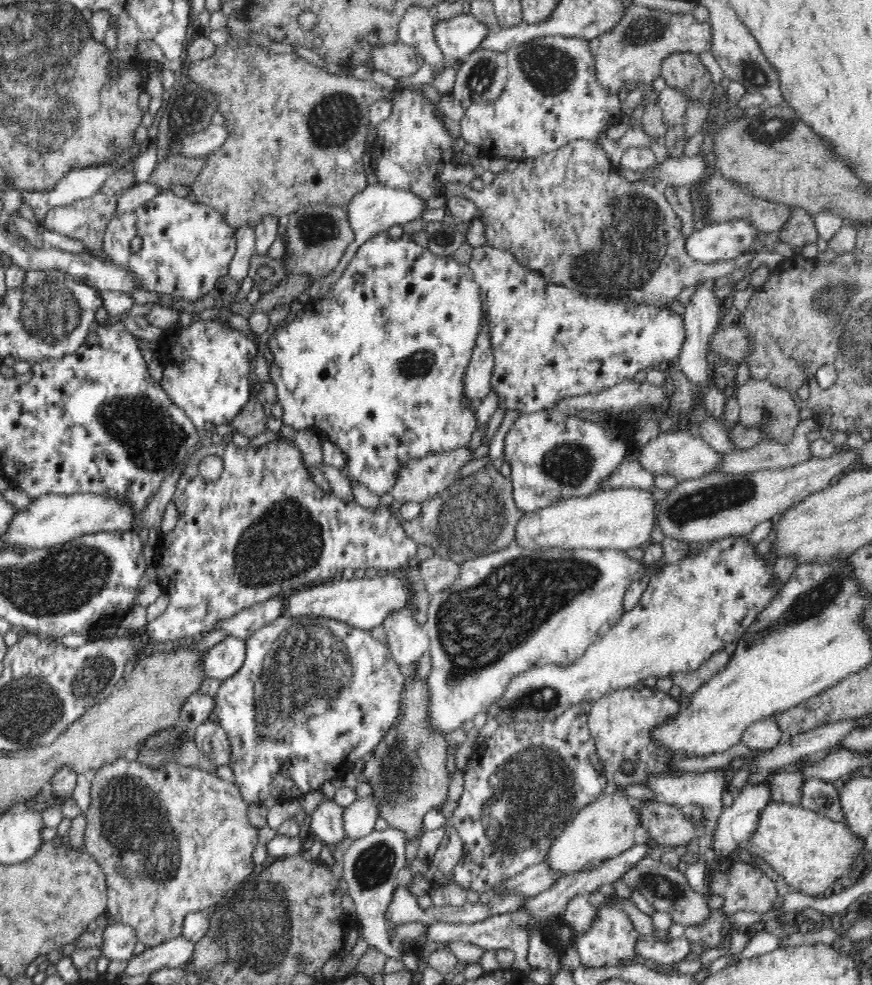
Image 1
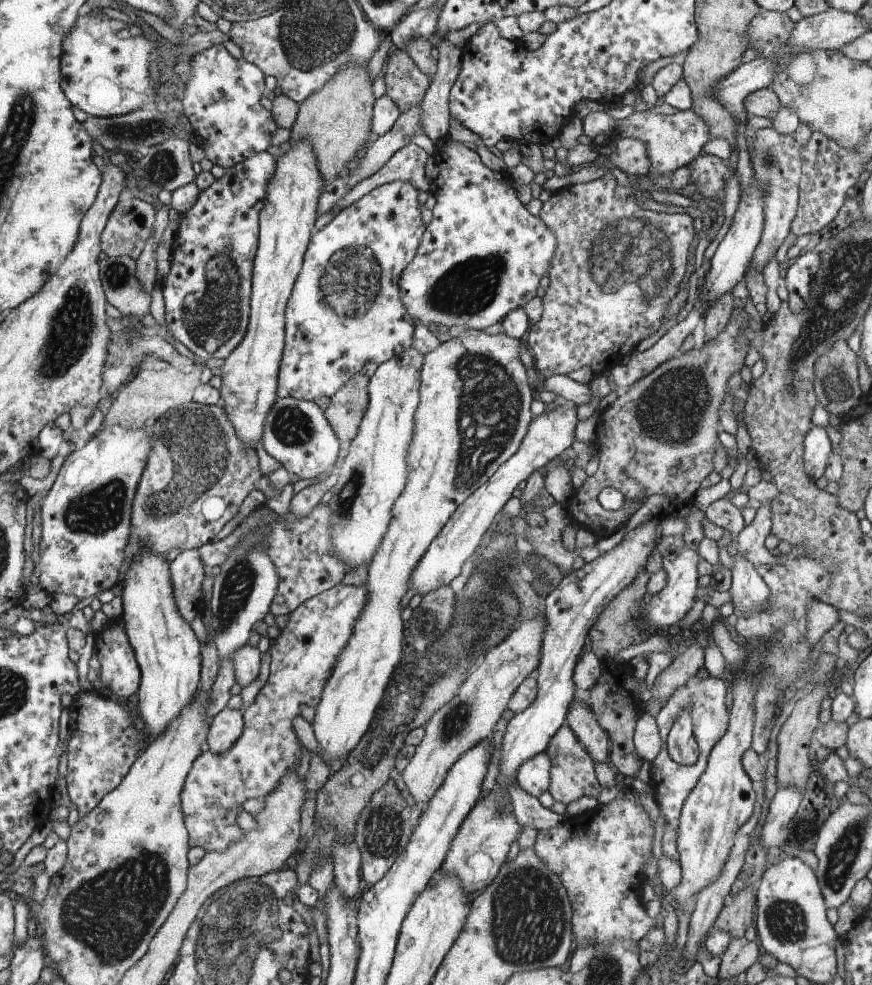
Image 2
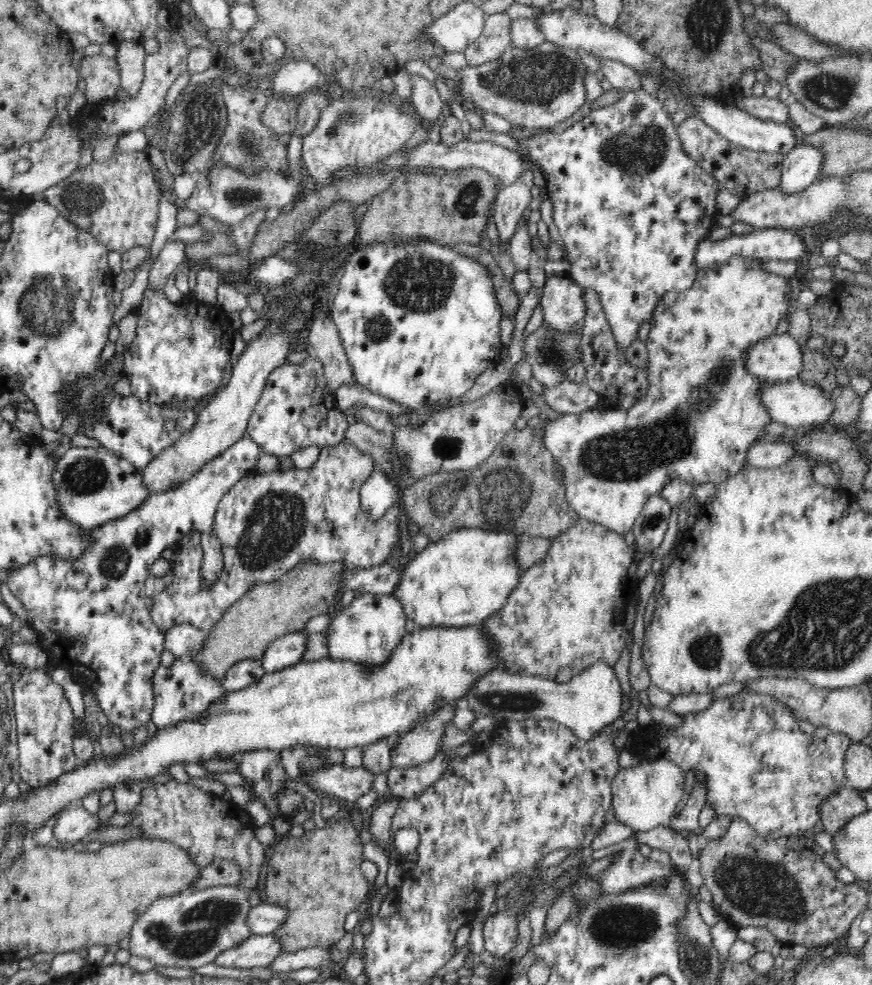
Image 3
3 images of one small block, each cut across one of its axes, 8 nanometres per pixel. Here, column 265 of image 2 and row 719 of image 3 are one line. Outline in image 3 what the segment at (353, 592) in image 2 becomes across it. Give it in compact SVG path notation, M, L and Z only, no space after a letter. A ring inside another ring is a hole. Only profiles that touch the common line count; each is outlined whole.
M743 690L740 693L736 693L723 698L712 701L709 707L696 713L690 712L690 714L684 714L683 724L676 728L670 728L667 726L667 730L663 733L663 738L660 740L654 748L654 755L658 758L667 758L673 760L681 770L685 773L687 771L694 771L695 776L703 774L707 778L705 786L707 787L706 802L710 804L712 809L716 811L716 815L726 815L730 818L738 818L744 820L749 826L753 827L761 836L766 838L774 838L776 840L782 840L782 836L804 836L804 832L822 832L823 820L821 820L820 806L823 804L826 798L832 798L832 796L838 793L845 783L845 756L848 751L848 747L852 744L848 735L842 733L832 733L826 737L826 740L818 740L818 737L808 736L808 734L802 732L798 726L798 718L794 718L794 711L774 697L774 695L752 693L748 690Z

